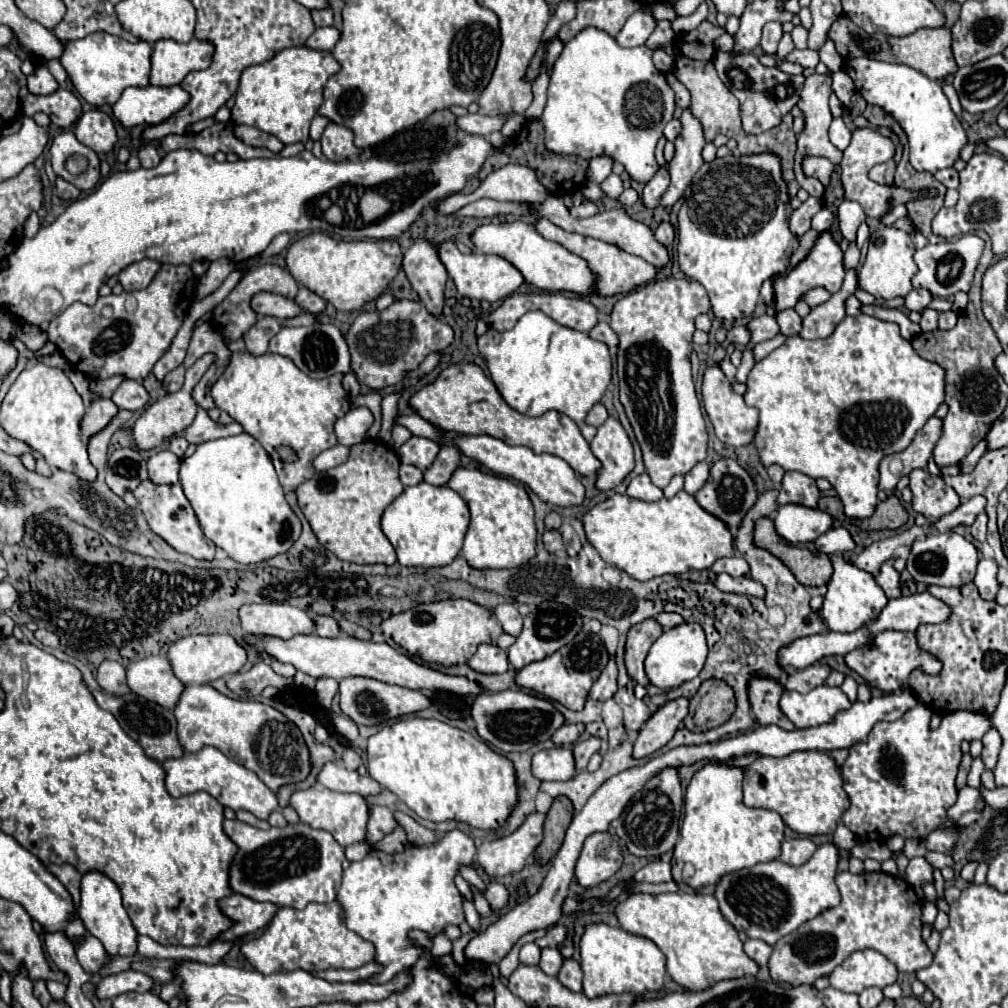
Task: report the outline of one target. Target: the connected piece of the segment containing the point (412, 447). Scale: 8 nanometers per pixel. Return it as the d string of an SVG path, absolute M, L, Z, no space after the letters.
M410 437L400 449L398 449L398 457L402 463L410 463L418 469L428 469L436 455L440 451L440 445L430 441L430 439L424 439L424 437Z

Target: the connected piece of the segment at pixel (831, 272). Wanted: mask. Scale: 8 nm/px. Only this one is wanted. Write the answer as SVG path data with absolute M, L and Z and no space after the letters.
M828 231L820 233L814 247L810 249L810 253L786 275L774 275L772 277L772 285L774 285L774 305L776 305L776 311L784 311L784 309L790 309L794 307L806 291L814 289L814 287L824 287L828 289L830 293L836 293L840 287L842 287L842 281L844 281L844 265L842 265L842 249L840 245L832 239L832 235Z

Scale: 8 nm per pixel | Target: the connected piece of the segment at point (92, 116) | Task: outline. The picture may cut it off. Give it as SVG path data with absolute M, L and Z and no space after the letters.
M98 109L82 113L80 119L76 121L74 133L78 141L82 141L86 147L90 147L96 153L106 153L116 143L116 129L112 119Z

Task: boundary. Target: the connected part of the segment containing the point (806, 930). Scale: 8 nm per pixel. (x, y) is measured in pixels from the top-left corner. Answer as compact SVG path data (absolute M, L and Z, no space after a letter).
M844 871L836 875L836 885L842 897L840 905L822 911L818 917L806 921L774 945L774 953L768 961L774 981L790 985L814 983L818 977L830 975L834 967L860 949L874 949L882 953L898 967L898 971L904 973L914 973L932 963L932 953L920 935L922 901L912 885L882 871L864 871L858 875Z

